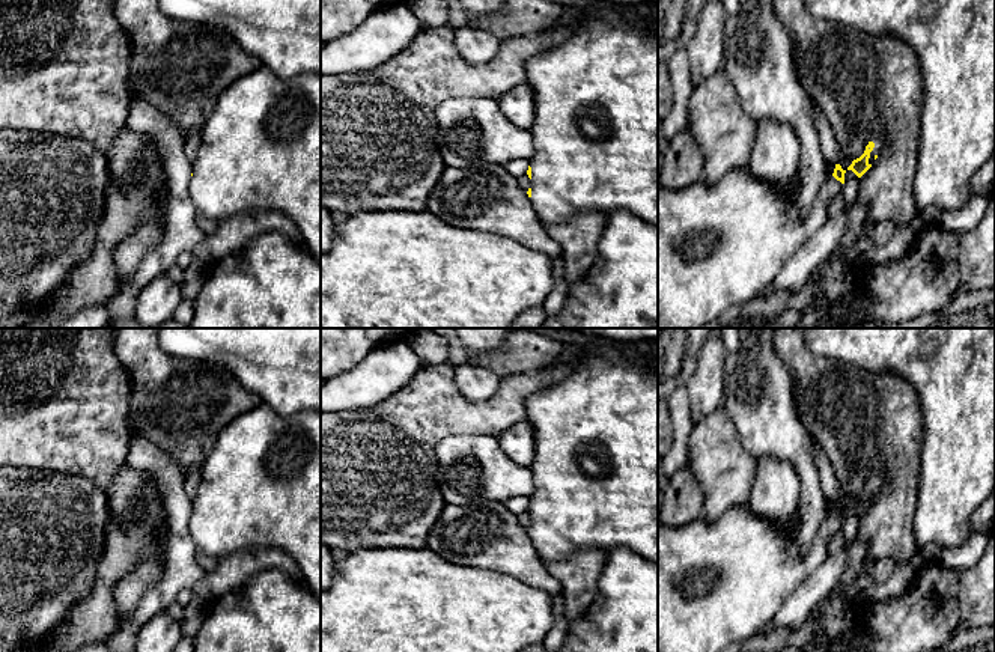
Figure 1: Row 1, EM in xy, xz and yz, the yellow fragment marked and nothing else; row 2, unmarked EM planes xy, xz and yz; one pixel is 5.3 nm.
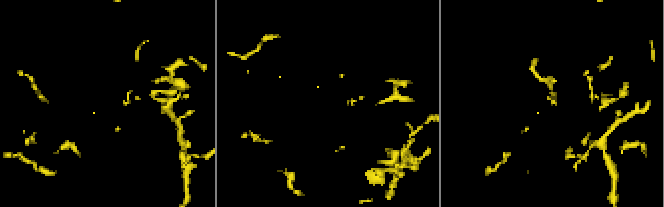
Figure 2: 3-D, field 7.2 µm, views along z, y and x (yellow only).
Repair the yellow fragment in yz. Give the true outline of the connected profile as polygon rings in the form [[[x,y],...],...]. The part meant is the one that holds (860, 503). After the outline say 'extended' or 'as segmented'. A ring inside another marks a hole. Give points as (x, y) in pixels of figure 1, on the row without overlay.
[[[875,474],[869,479],[866,483],[864,491],[857,497],[847,497],[847,507],[852,507],[858,515],[861,515],[875,500],[881,488],[885,485],[885,476],[884,474]]]; extended

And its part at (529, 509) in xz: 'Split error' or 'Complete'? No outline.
Split error

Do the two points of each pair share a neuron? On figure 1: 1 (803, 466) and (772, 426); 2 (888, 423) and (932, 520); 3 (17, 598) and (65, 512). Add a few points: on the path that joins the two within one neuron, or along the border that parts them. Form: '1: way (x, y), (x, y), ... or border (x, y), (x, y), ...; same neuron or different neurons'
1: way (800, 457), (782, 435); same neuron
2: border (920, 453), (918, 497), (912, 523); different neurons
3: way (17, 577), (17, 560), (44, 533); same neuron

